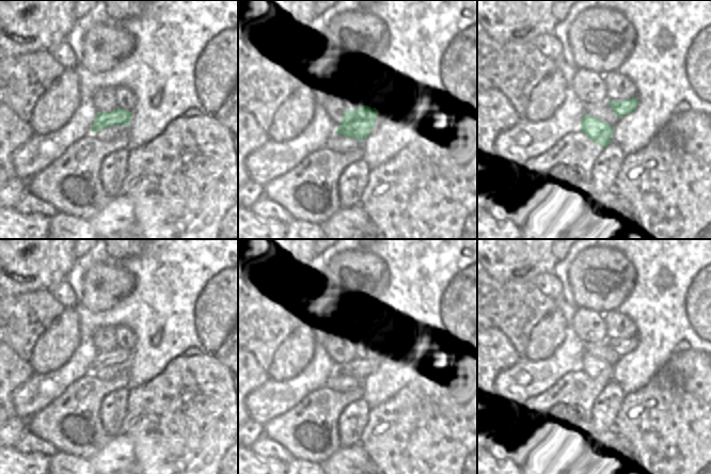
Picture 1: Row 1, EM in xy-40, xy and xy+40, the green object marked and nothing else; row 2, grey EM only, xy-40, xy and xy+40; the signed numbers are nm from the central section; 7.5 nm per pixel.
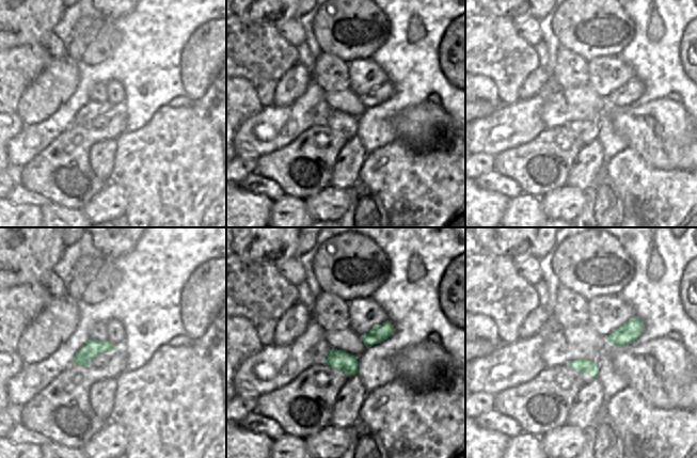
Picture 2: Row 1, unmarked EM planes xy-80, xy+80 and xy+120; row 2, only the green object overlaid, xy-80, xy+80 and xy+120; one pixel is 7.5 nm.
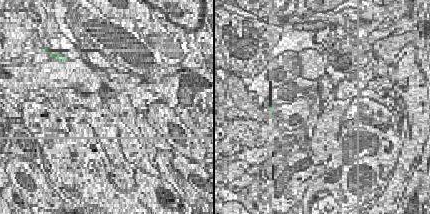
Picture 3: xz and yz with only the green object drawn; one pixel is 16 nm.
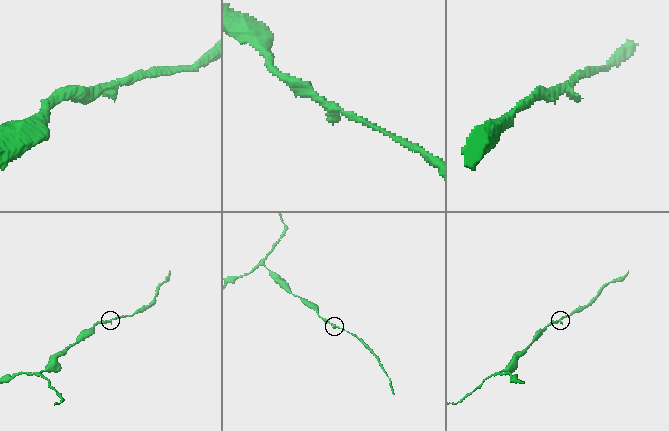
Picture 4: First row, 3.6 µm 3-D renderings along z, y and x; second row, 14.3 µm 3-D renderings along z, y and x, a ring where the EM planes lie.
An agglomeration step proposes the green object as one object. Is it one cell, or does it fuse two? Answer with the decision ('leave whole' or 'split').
leave whole

